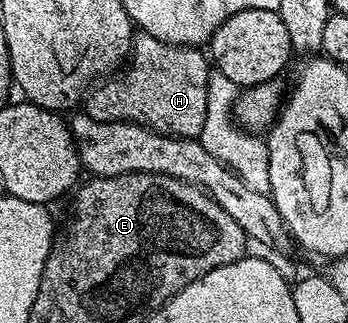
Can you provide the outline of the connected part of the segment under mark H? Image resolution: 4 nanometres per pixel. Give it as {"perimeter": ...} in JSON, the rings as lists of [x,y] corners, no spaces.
{"perimeter":[[[137,30],[124,76],[93,86],[83,100],[83,113],[98,122],[136,123],[158,134],[199,140],[202,125],[206,125],[210,70],[209,56],[202,52],[200,47],[179,47]]]}

